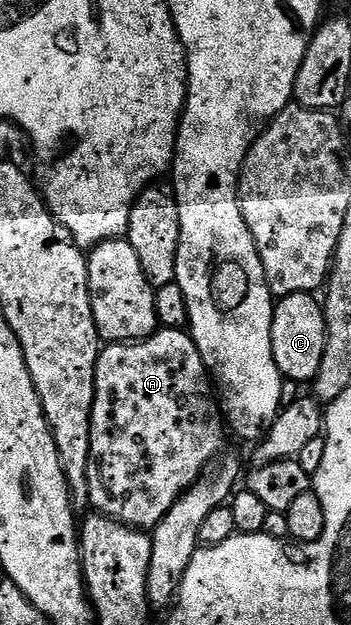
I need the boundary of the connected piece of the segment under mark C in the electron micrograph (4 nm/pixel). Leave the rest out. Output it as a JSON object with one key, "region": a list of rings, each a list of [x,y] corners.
{"region":[[[305,292],[283,296],[274,305],[272,354],[285,379],[310,382],[320,370],[326,345],[326,313],[323,305],[314,299],[311,293]]]}

